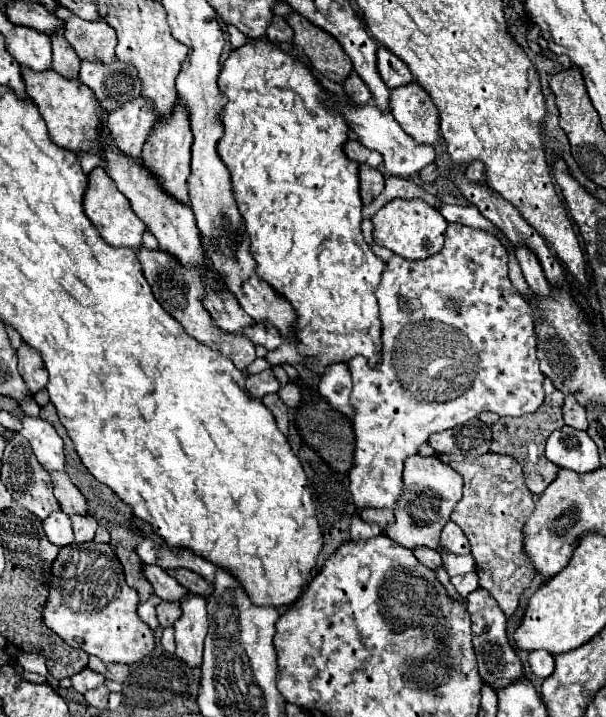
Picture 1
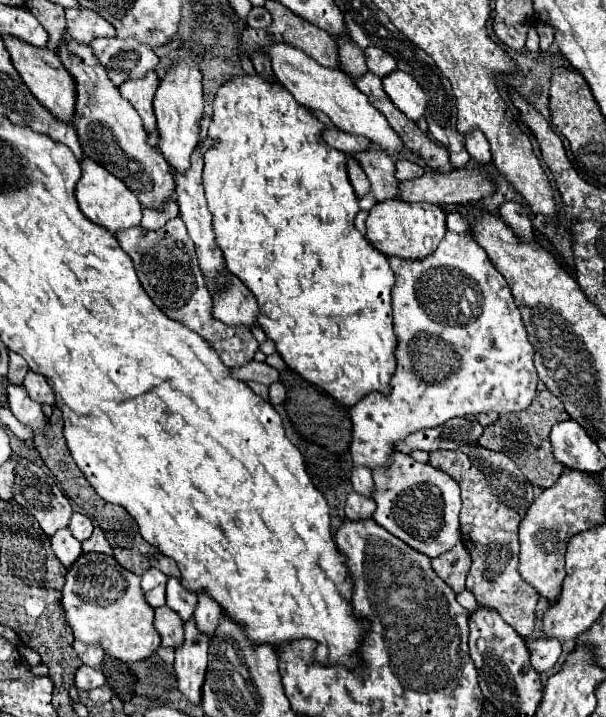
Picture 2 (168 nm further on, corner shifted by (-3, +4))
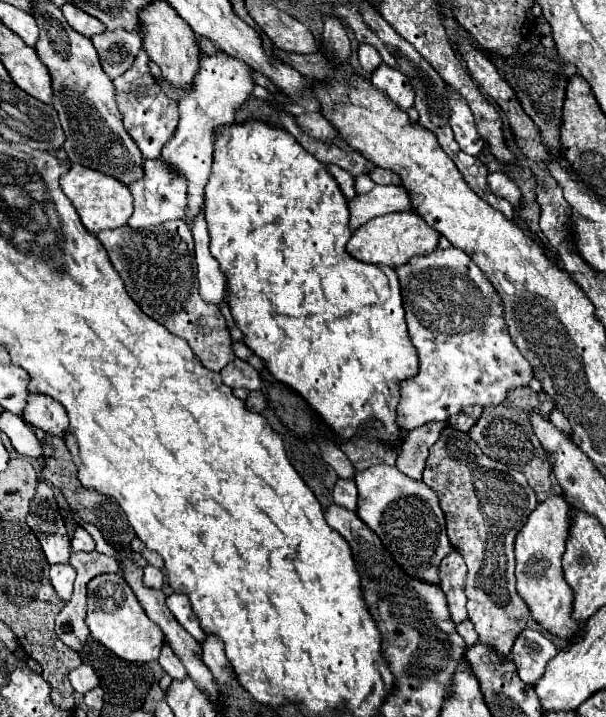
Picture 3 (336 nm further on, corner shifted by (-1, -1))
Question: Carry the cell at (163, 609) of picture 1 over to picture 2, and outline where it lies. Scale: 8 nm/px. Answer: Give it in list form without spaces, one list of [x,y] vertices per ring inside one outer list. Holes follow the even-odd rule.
[[[168,606],[156,608],[154,626],[156,626],[158,634],[162,636],[162,646],[172,648],[172,650],[182,646],[182,642],[184,642],[184,622],[178,618],[178,614],[174,614],[174,610],[170,610]]]

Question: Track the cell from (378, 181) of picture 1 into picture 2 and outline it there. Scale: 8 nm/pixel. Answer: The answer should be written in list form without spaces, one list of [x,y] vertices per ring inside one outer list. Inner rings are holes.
[[[348,158],[348,160],[346,160],[346,166],[348,166],[348,178],[350,178],[350,184],[352,184],[356,196],[362,198],[362,196],[370,190],[370,182],[368,182],[366,174],[362,172],[360,164],[358,164],[354,158]]]

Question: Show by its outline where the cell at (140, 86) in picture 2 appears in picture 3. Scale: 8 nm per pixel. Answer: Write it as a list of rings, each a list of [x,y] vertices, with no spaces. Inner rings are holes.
[[[146,51],[138,53],[134,65],[124,75],[116,77],[114,85],[116,85],[116,101],[124,117],[124,127],[128,129],[128,133],[140,147],[144,159],[158,159],[160,149],[164,147],[164,143],[172,137],[172,131],[176,129],[178,109],[176,109],[176,101],[170,99],[160,89],[156,79],[150,75]]]

